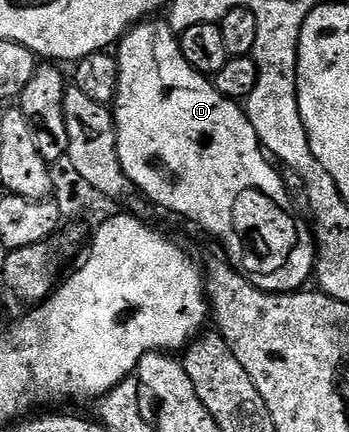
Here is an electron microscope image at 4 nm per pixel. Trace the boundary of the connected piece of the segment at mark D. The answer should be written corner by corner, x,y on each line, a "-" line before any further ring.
152,18
135,24
117,44
117,60
119,65
119,80
113,107
115,116
115,132
117,133
117,153
121,157
121,167
131,181
131,186
136,192
144,191
153,202
175,215
184,215
191,223
196,223
203,231
208,231
217,242
223,246
226,262
239,271
257,289
274,291
276,293
294,293
308,286
315,270
315,237
308,220
295,211
293,201
286,192
285,182
282,181
280,168
265,154
259,143
253,125
247,119
247,112
234,99
226,99
217,93
214,82
208,76
197,73
189,61
185,61
185,53
181,53
179,35
174,31
170,22

